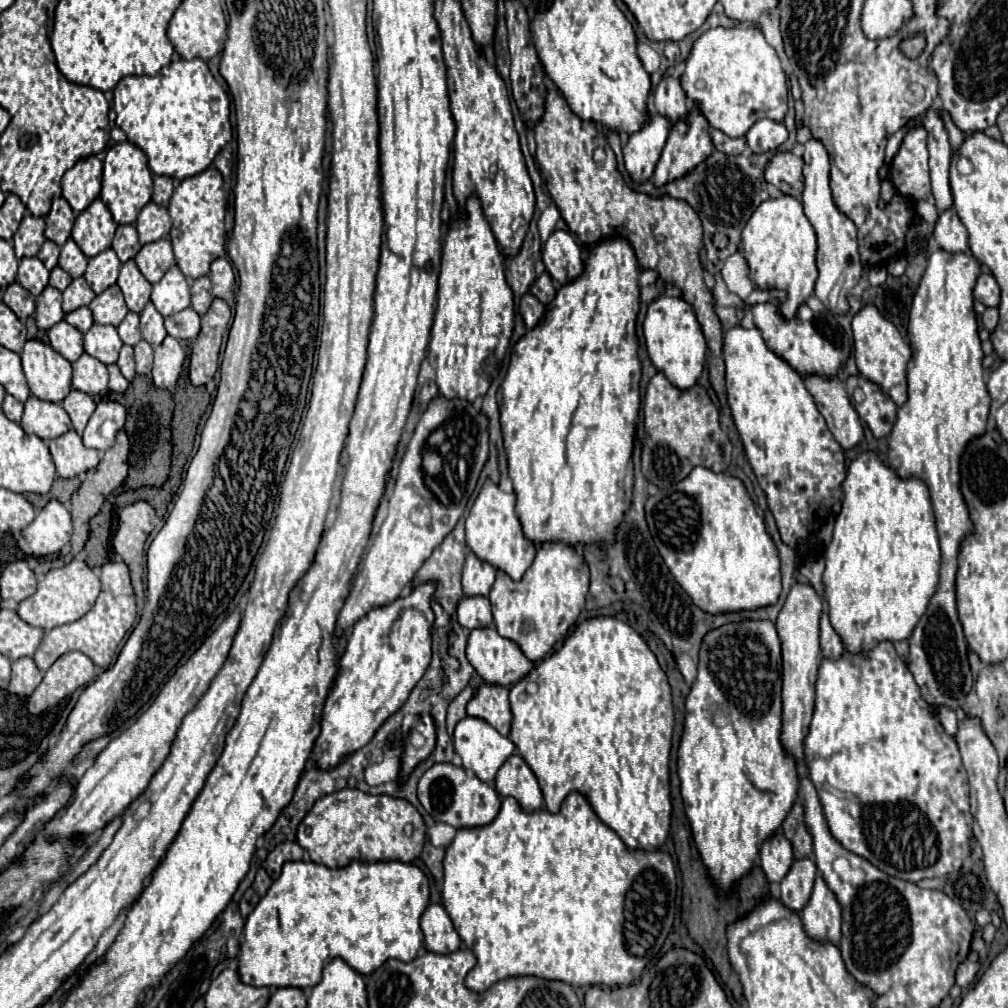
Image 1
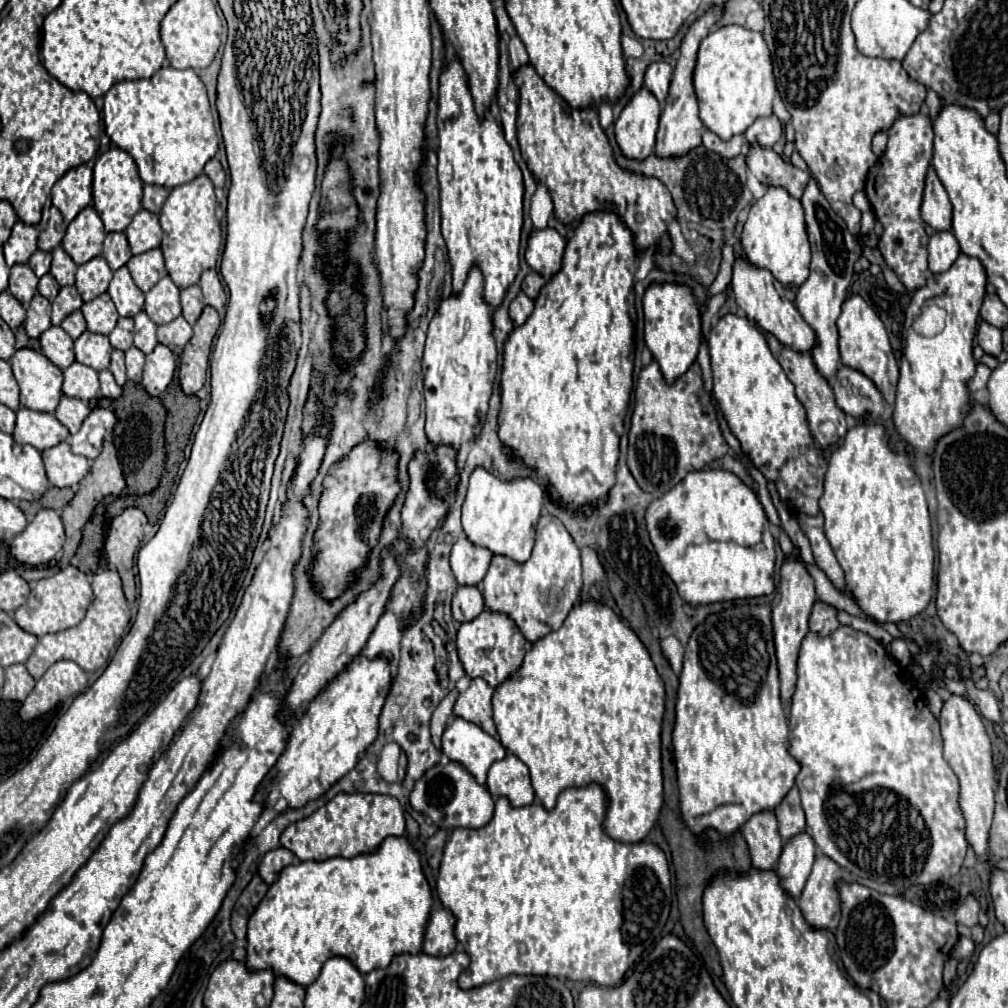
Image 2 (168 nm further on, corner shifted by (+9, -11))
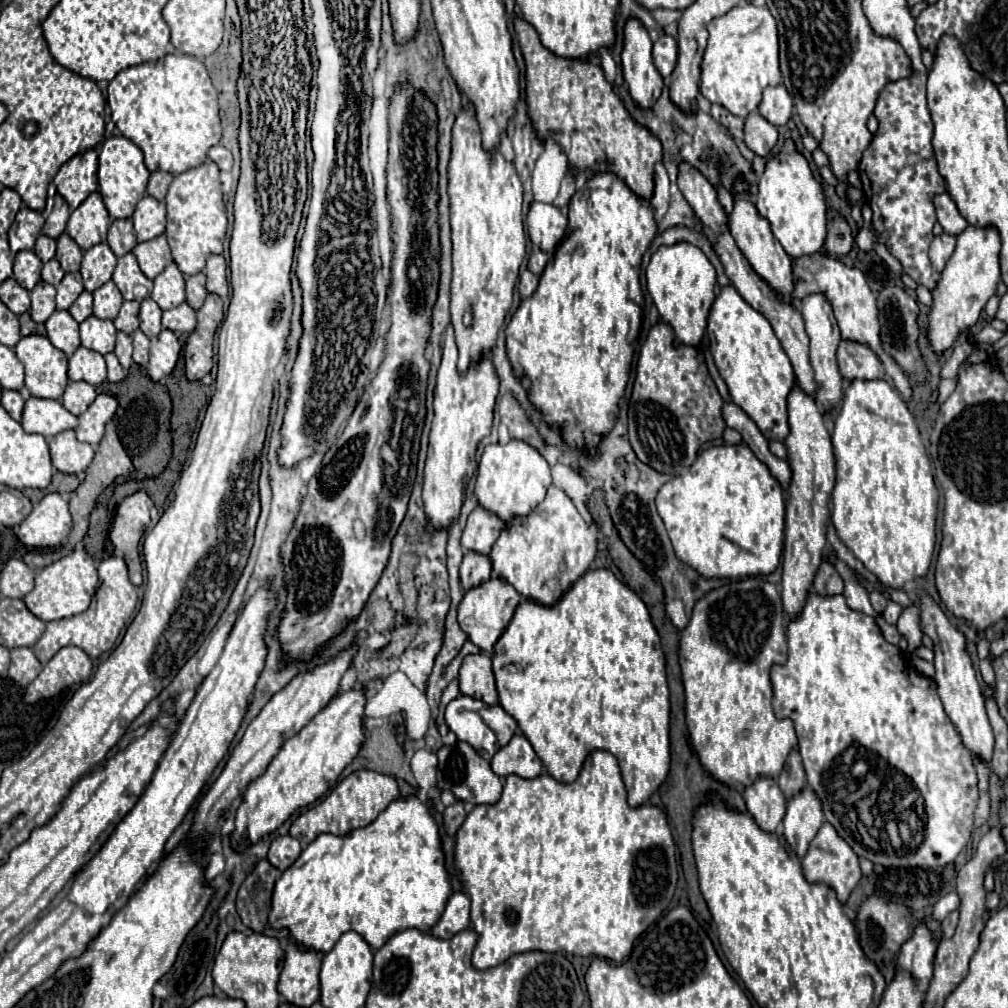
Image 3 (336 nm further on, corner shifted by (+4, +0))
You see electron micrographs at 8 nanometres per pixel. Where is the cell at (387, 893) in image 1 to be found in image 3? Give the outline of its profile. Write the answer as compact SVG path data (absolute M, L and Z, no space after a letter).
M410 796L408 800L394 800L372 824L354 830L350 836L320 834L312 844L308 844L274 886L268 926L274 930L288 928L290 940L300 948L322 954L332 950L338 938L350 930L358 932L368 946L380 950L396 930L416 926L416 930L430 932L444 912L448 896L450 882L444 868L438 826L428 812L428 806Z

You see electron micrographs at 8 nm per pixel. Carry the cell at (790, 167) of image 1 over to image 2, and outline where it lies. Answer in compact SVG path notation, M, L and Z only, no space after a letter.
M759 143L749 145L747 167L763 185L783 185L795 199L801 199L811 173L785 163L781 155Z

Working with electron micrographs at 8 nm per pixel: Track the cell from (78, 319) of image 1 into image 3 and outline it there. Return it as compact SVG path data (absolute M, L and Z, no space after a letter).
M84 290L84 292L78 296L78 300L70 306L68 312L72 314L72 318L74 318L76 322L84 322L88 316L92 316L92 294Z

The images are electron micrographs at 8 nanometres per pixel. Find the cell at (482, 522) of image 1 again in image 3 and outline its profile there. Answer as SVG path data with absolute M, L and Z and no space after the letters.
M510 440L506 446L490 444L484 448L478 464L474 496L478 504L484 506L484 510L492 510L492 514L496 514L502 522L510 522L516 516L532 514L532 510L544 500L550 484L550 466L536 452L536 448L520 440Z

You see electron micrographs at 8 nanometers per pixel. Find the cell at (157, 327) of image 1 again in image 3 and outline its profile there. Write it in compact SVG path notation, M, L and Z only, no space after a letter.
M144 298L142 306L140 306L140 330L148 338L154 338L156 334L160 334L160 330L162 330L160 318L162 318L160 306L152 298Z

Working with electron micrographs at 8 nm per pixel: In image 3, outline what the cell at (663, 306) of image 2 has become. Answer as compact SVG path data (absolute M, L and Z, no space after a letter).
M686 242L660 246L646 268L646 278L648 292L660 314L660 322L668 322L668 326L672 326L676 346L700 346L708 326L708 314L716 298L716 270L704 252Z

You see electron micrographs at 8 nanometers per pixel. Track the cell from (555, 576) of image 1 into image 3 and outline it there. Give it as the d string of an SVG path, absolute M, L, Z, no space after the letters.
M550 486L544 502L540 502L540 506L536 506L536 510L530 516L514 518L512 522L506 524L500 538L492 546L490 562L492 562L492 574L514 586L514 590L522 598L532 598L532 602L540 602L542 606L554 606L572 588L572 584L590 570L594 556L596 556L596 532L590 526L586 526L572 500L560 488Z

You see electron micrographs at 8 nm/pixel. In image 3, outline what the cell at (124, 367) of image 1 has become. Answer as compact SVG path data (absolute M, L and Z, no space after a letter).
M118 332L118 340L116 340L116 350L114 350L114 354L118 356L122 368L128 370L130 364L132 364L132 338L130 338L128 334Z

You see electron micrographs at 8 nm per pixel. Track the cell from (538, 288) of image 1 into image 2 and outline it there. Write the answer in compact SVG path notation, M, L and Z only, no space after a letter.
M531 271L525 279L523 279L523 285L521 285L521 291L523 293L527 293L527 297L531 297L531 299L535 299L537 297L537 293L539 293L539 289L545 285L545 279L539 275L539 273L535 273L535 271Z

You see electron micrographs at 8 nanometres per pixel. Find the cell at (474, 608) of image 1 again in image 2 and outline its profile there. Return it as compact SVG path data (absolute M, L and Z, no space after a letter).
M459 585L453 595L453 617L457 621L471 621L475 613L481 613L485 609L483 595L477 585Z

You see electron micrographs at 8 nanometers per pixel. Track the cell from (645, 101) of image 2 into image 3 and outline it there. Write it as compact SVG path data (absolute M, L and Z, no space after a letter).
M638 20L626 22L622 68L634 104L642 110L650 110L662 94L664 80L652 64L652 40L648 30Z

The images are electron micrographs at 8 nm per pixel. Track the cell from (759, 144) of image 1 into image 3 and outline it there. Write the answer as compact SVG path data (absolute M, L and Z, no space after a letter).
M768 86L764 90L764 98L758 108L760 116L772 122L774 126L784 126L792 112L792 98L788 96L784 86Z

